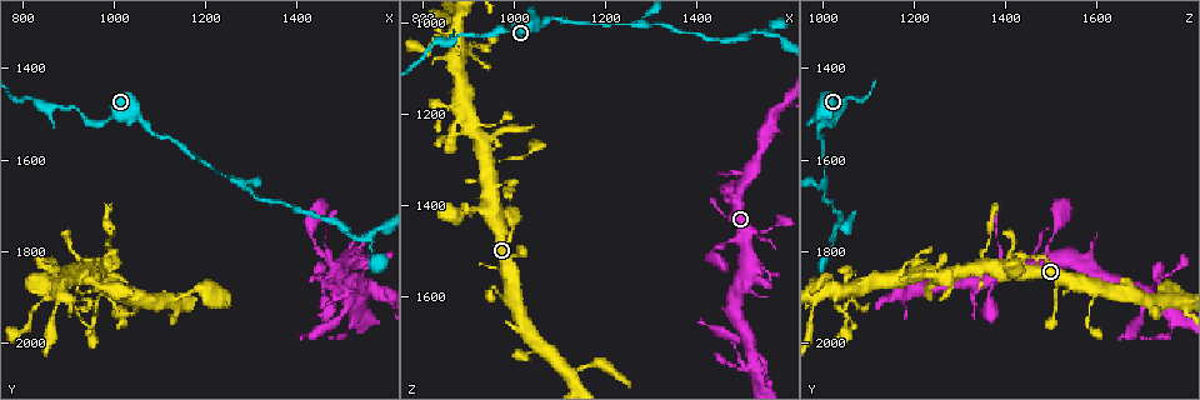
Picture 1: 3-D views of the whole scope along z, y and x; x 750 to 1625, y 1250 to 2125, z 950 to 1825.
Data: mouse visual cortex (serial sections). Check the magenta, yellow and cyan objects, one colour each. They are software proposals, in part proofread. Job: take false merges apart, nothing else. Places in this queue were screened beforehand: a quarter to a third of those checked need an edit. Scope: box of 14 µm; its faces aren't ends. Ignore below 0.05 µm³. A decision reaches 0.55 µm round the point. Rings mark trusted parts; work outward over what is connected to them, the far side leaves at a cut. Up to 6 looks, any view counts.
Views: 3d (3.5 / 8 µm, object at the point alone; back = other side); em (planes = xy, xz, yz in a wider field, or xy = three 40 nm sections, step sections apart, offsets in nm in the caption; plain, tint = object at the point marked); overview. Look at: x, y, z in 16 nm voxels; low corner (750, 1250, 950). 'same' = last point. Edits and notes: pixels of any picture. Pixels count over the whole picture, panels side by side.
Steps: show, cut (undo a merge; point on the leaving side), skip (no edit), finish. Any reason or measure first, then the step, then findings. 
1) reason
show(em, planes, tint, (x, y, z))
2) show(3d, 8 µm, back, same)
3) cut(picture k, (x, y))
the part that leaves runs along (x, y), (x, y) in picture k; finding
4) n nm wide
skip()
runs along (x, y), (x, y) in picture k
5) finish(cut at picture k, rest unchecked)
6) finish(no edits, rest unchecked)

a fork
show(3d, 3.5 µm, (1515, 1900, 1705))

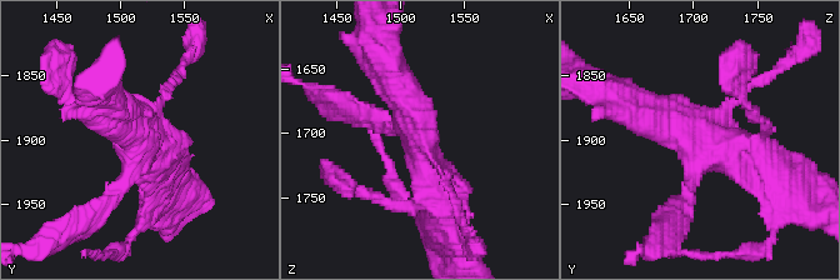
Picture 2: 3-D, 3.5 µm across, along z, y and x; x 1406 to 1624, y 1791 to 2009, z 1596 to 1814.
show(em, xy, step 1, tint, (1518, 1902, 1708))

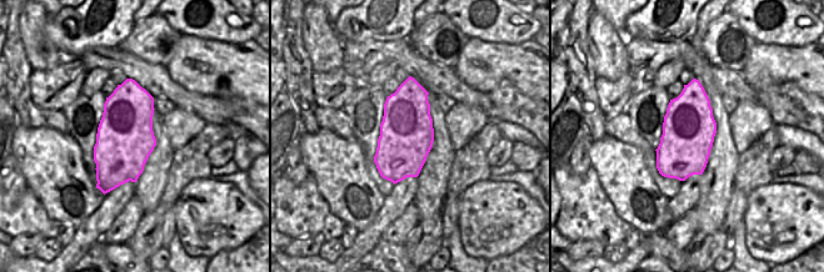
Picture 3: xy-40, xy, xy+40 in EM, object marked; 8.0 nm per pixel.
skip()
runs along (640, 104), (775, 178) in picture 2; one cell here

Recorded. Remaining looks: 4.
sudden change in width
show(3d, 3.5 µm, (875, 1885, 1070))

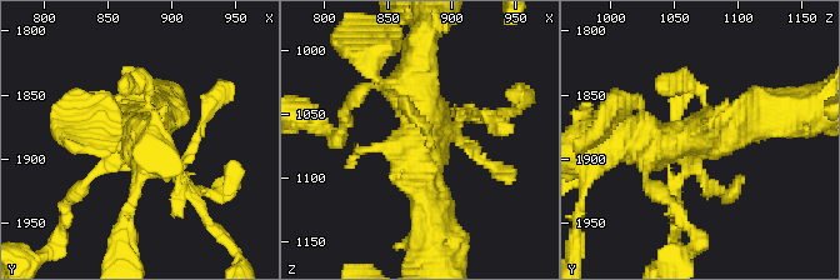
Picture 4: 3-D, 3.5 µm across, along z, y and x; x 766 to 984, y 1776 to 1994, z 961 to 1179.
now the EM
show(em, planes, tint, (880, 1880, 1066))

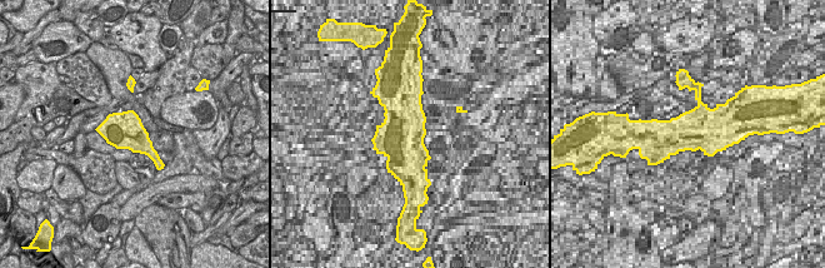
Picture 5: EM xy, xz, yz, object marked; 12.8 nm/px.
480 nm wide
skip()
runs along (771, 111), (724, 135), (615, 139) in picture 4; continuous, no second cell

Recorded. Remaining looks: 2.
a fork
show(3d, 3.5 µm, (1545, 1775, 1025))

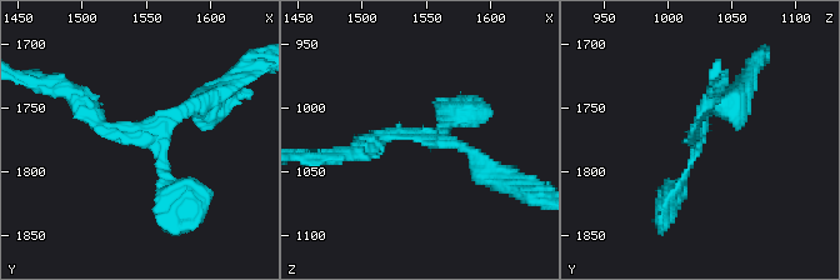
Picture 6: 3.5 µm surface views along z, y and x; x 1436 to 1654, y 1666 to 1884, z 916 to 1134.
3 arms; arms of 150, 150, 150 nm
show(em, xy, step 2, tint, (1548, 1770, 1024))

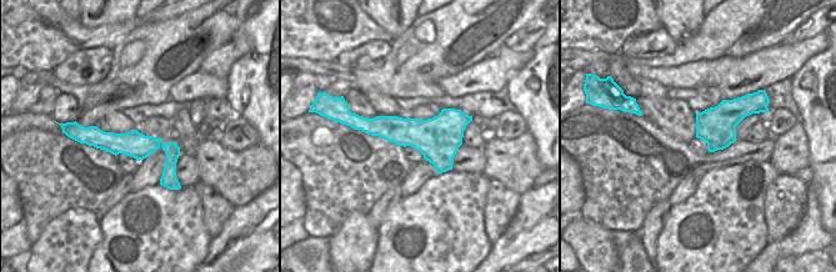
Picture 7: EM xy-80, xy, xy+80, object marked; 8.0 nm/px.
skip()
runs along (75, 131), (161, 144), (176, 186) in picture 7; all the same cell

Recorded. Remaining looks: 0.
finish(no edits, rest unchecked)

